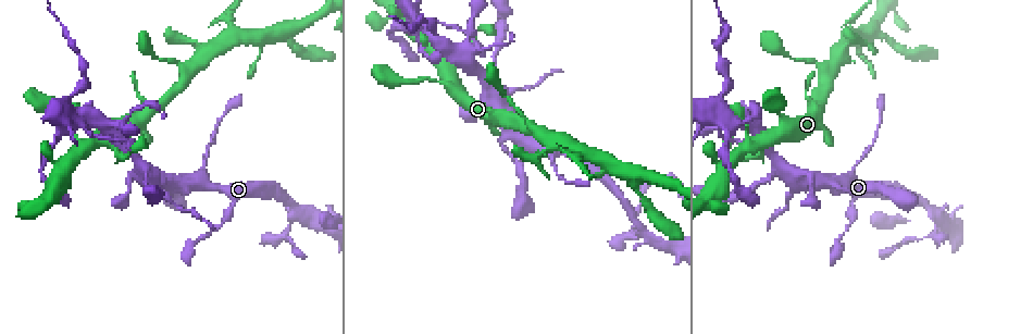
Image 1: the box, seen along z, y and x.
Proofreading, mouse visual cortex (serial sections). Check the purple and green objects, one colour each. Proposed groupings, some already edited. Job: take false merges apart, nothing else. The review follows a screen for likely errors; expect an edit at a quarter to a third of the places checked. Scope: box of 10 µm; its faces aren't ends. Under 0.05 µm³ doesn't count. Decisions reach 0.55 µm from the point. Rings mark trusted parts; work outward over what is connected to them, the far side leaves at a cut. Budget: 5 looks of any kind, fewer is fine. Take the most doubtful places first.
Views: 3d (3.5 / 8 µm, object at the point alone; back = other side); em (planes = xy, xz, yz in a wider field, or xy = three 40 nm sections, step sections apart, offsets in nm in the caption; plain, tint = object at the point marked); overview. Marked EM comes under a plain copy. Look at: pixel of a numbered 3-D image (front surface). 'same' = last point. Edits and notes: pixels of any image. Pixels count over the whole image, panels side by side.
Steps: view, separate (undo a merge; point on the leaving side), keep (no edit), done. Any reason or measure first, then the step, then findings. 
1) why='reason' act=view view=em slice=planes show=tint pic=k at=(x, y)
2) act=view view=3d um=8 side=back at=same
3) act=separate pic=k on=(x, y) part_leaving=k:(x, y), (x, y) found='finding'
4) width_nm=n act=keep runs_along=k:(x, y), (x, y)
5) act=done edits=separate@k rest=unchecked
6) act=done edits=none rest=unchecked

why='branch point' act=view view=3d um=3.5 pic=1 at=(202, 182)

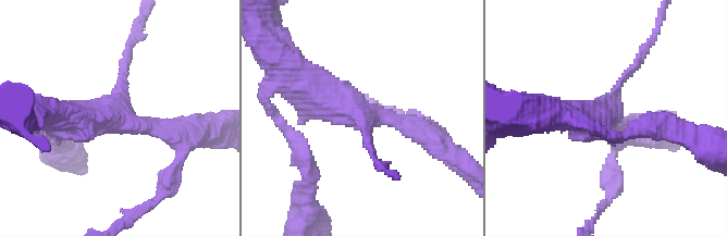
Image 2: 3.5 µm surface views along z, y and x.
why='need the tissue' act=view view=em slice=xy step=1 show=tint pic=2 at=(366, 117)

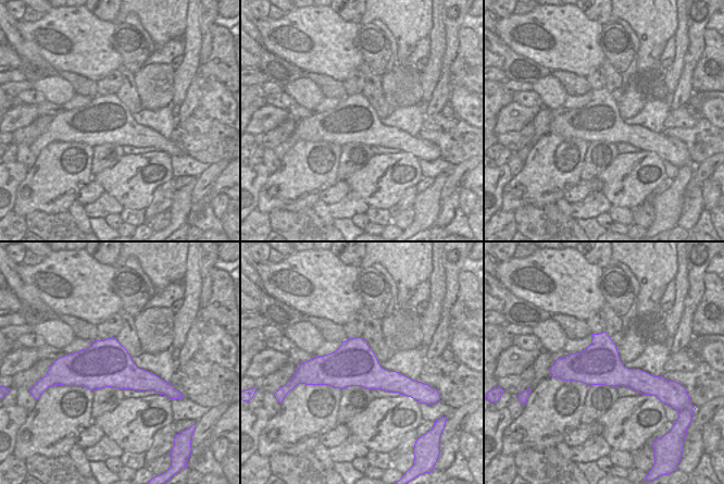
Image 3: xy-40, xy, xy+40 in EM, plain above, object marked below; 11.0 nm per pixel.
arm_widths_nm=150,250,450 act=keep runs_along=2:(430, 135), (336, 107), (300, 78) found='one cell here'

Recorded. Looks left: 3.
why='two arms in line, one across' act=view view=3d um=3.5 pic=1 at=(293, 208)

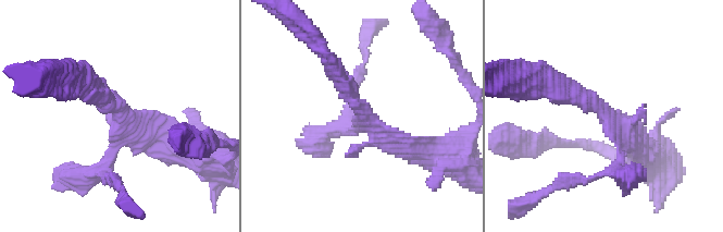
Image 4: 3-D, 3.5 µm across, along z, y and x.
act=view view=em slice=xy step=3 show=tint pic=4 at=(605, 116)

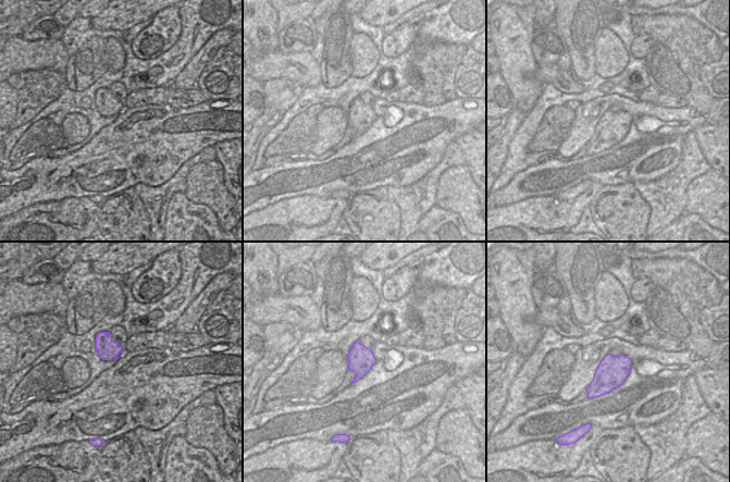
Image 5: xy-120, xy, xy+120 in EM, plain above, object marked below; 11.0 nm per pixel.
act=keep runs_along=4:(329, 64), (376, 132), (420, 151) found='all the same cell'

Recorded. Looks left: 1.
act=done edits=none rest=unchecked

